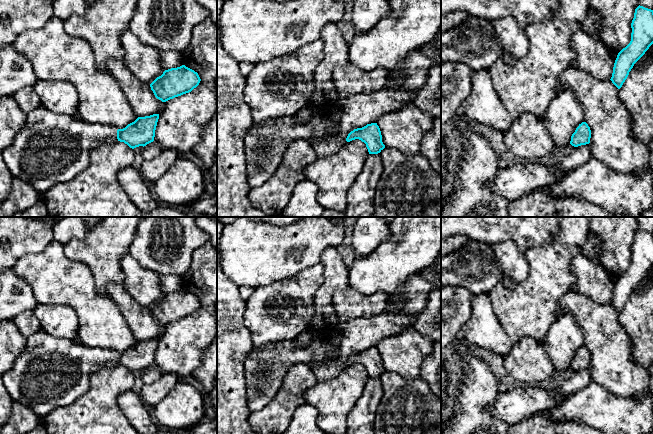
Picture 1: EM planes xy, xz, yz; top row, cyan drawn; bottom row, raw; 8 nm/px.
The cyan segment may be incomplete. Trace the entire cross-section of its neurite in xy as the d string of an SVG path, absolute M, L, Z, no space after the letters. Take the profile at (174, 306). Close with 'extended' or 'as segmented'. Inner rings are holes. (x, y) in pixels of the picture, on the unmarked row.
M182 289L165 294L150 308L150 311L157 323L166 326L191 316L199 309L200 305L197 296Z | as segmented

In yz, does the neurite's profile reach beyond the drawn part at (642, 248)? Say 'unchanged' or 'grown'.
unchanged

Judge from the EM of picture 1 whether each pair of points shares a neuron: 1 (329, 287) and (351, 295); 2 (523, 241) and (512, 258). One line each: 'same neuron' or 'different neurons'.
1: different neurons
2: different neurons

